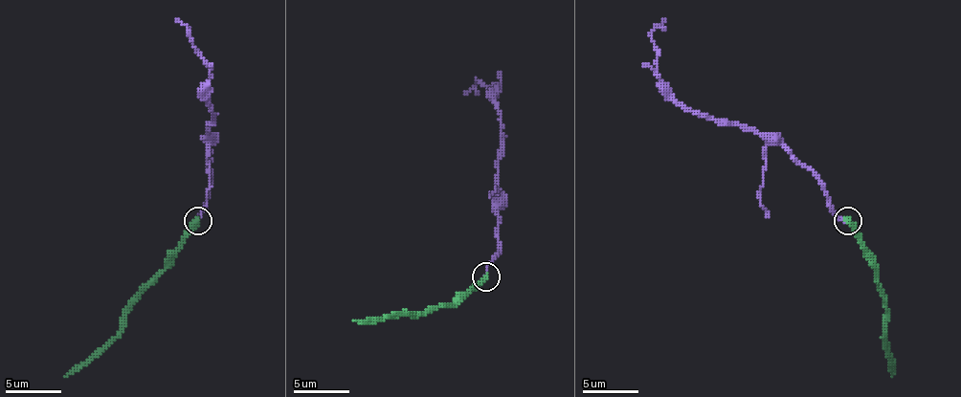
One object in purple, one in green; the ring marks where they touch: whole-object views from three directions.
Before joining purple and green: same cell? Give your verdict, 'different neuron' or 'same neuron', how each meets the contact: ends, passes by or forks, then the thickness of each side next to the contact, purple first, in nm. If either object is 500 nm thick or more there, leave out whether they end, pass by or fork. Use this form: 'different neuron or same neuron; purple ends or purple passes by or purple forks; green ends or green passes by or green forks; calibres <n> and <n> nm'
different neuron; purple ends; green ends; calibres 220 and 400 nm

